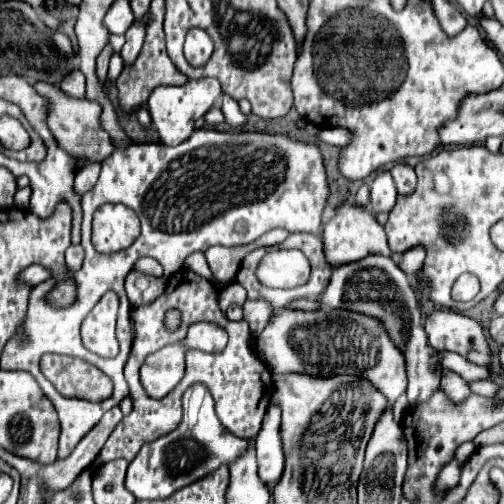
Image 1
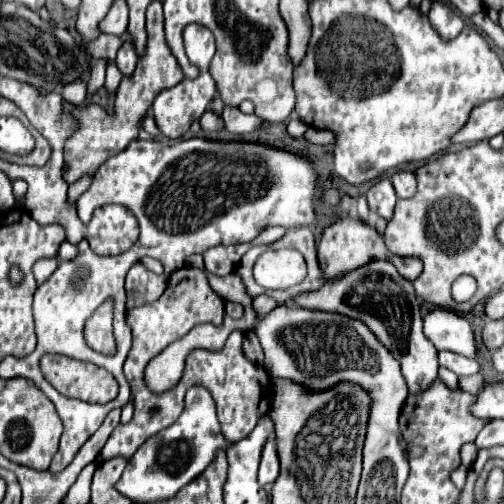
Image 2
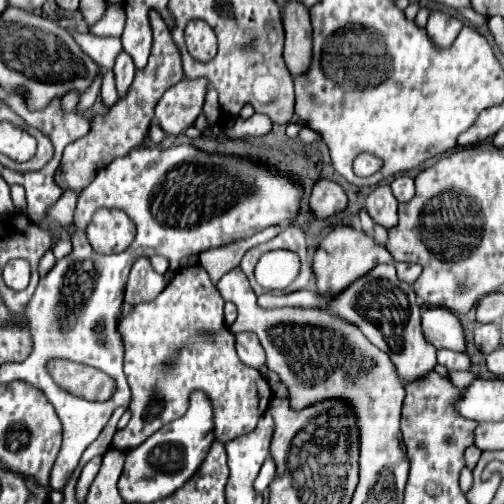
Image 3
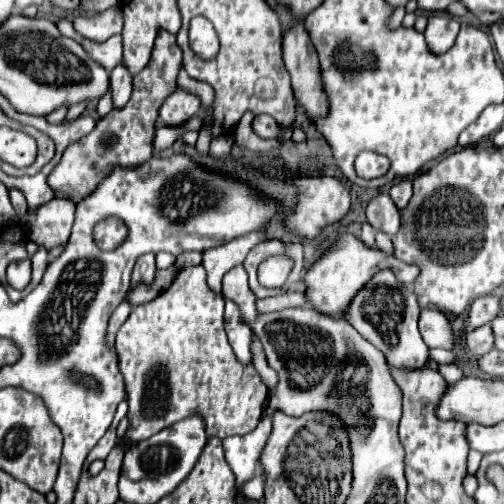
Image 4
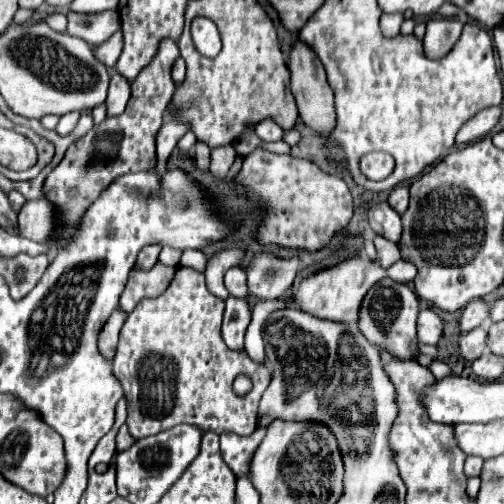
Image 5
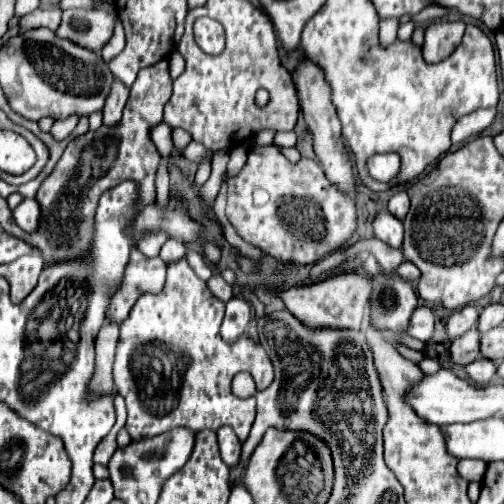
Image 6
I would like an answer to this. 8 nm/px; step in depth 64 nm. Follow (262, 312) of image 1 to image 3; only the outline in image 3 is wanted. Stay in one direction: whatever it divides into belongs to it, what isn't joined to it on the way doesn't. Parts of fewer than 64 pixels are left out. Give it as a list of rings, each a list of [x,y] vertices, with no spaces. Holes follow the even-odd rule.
[[[378,264],[372,272],[368,272],[360,280],[356,280],[346,292],[336,296],[332,302],[326,302],[326,304],[324,302],[326,300],[312,290],[298,290],[298,292],[290,292],[284,296],[264,294],[258,298],[260,308],[284,308],[284,306],[326,308],[326,310],[338,314],[340,318],[348,320],[350,324],[356,324],[356,328],[360,328],[360,332],[364,332],[364,336],[374,346],[378,346],[380,350],[384,350],[390,356],[392,364],[396,366],[398,376],[404,382],[414,382],[414,380],[426,376],[430,370],[434,370],[436,348],[432,344],[428,344],[422,336],[420,306],[416,304],[416,294],[410,284],[404,284],[398,280],[394,266]]]

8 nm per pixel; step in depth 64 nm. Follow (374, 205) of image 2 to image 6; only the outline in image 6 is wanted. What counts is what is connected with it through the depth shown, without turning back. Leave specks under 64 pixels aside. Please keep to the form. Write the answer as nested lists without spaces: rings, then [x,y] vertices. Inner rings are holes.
[[[380,212],[374,220],[374,234],[378,240],[386,242],[392,248],[400,248],[402,246],[402,222],[398,218],[394,218],[390,212]]]

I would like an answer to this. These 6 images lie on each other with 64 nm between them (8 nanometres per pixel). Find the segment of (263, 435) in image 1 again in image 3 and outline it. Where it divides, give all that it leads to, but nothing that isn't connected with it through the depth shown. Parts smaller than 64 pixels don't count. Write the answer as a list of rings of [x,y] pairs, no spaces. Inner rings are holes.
[[[266,458],[266,462],[262,464],[262,468],[260,468],[260,472],[258,472],[256,480],[254,480],[256,492],[264,492],[264,490],[268,488],[268,484],[270,484],[272,478],[274,478],[274,472],[276,472],[276,468],[274,468],[272,458]]]

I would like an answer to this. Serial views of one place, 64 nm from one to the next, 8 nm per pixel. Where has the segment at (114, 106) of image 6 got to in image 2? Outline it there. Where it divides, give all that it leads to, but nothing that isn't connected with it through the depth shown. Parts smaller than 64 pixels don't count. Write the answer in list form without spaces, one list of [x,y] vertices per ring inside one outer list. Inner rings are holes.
[[[124,42],[122,48],[118,50],[118,56],[116,56],[116,66],[118,66],[118,70],[122,72],[122,76],[128,78],[128,76],[134,72],[136,62],[138,62],[138,56],[136,56],[132,44],[130,44],[130,42]]]

